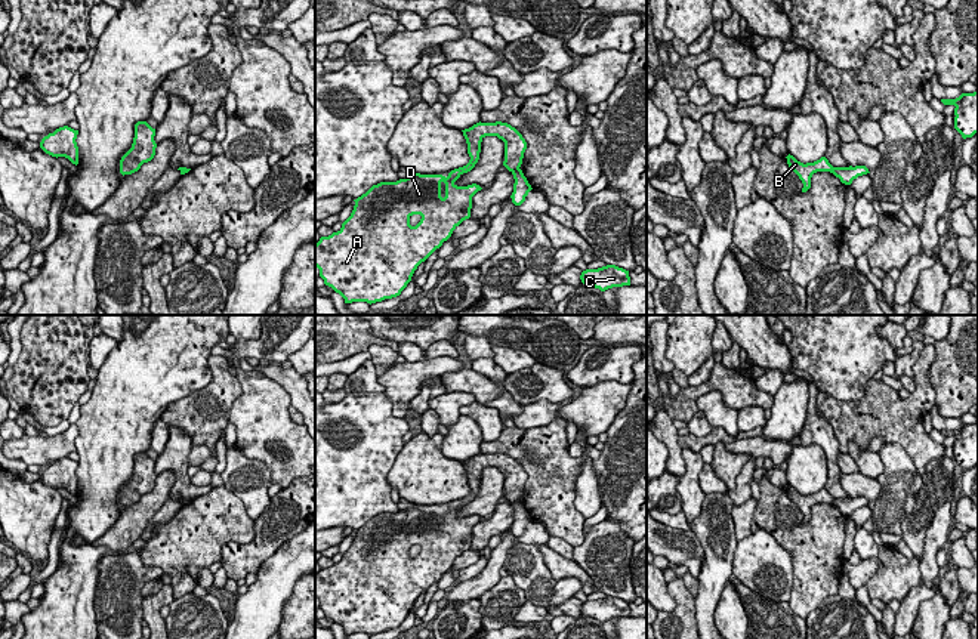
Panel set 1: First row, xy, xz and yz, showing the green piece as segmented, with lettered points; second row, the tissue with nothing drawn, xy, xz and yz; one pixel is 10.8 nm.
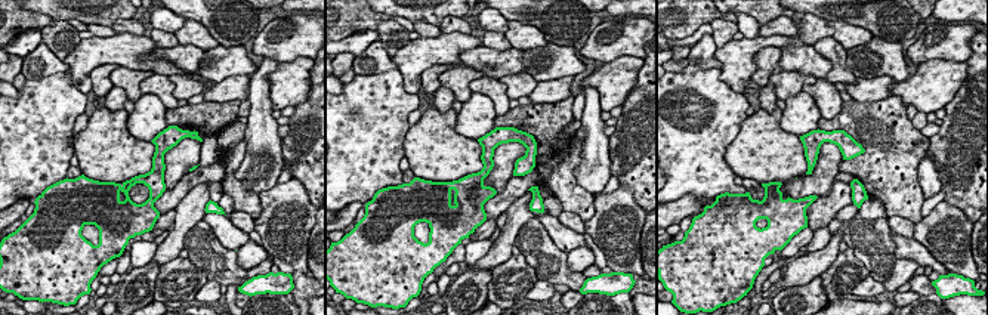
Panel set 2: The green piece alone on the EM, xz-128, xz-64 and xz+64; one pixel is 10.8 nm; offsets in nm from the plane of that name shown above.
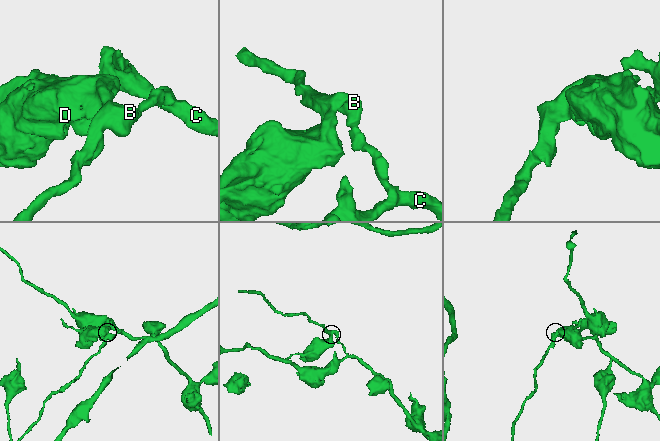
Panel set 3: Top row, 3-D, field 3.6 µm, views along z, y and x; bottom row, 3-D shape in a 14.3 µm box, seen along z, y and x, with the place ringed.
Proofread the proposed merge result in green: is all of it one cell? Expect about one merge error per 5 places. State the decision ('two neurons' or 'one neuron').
two neurons

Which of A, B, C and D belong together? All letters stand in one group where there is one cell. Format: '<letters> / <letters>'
A B D / C

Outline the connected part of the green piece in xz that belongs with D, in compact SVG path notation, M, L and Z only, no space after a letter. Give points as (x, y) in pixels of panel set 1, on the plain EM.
M476 454L462 462L468 475L469 494L454 500L448 507L413 504L397 513L380 513L358 528L351 547L337 564L321 568L315 575L315 598L324 615L339 624L345 635L376 635L392 630L411 612L417 598L447 572L453 562L471 549L472 528L482 519L476 515L457 518L454 513L471 503L479 491L485 467L505 473L503 497L519 501L527 481L522 466L507 454Z

